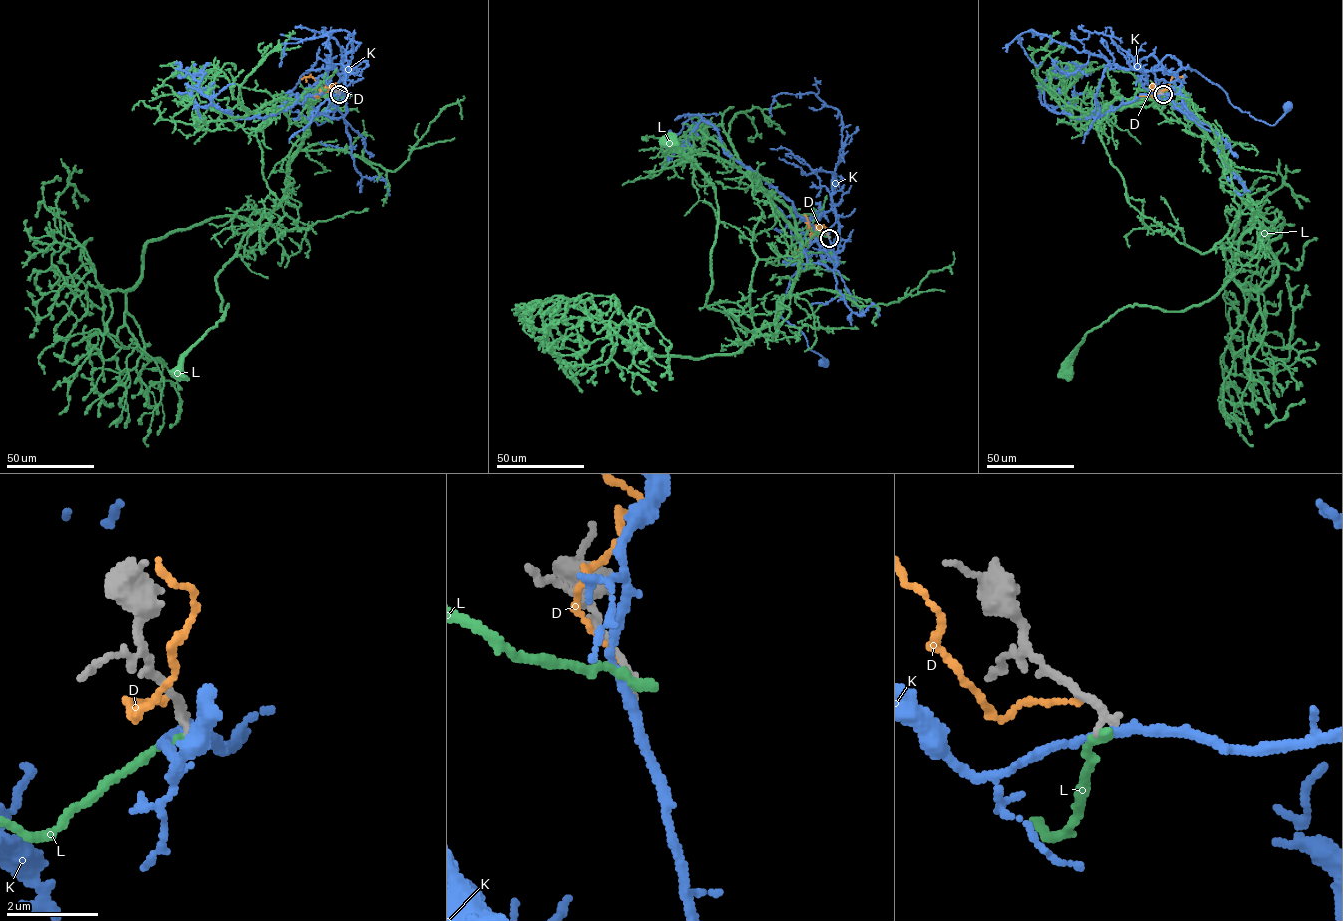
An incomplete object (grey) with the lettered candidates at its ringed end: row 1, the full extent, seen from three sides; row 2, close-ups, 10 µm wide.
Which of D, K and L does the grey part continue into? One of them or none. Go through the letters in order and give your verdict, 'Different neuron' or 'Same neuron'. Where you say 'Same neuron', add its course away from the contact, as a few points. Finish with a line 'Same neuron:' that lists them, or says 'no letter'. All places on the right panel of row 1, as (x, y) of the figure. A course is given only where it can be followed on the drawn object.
D: Different neuron
K: Same neuron. Its course: (1162, 94), (1179, 92), (1180, 81), (1176, 74), (1184, 67), (1218, 84), (1234, 106), (1270, 125), (1287, 106)
L: Different neuron
Same neuron: K

